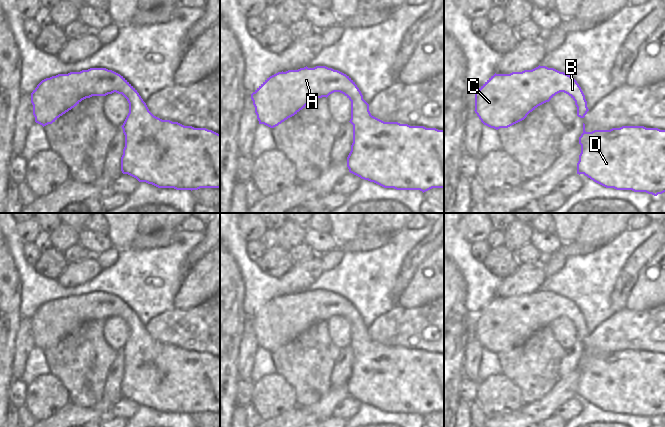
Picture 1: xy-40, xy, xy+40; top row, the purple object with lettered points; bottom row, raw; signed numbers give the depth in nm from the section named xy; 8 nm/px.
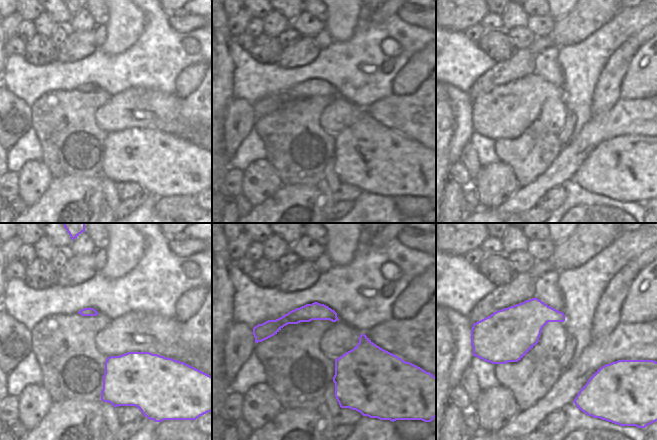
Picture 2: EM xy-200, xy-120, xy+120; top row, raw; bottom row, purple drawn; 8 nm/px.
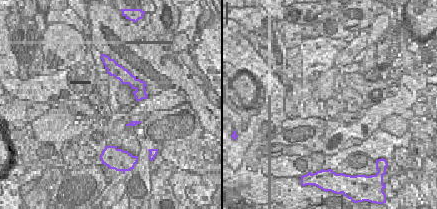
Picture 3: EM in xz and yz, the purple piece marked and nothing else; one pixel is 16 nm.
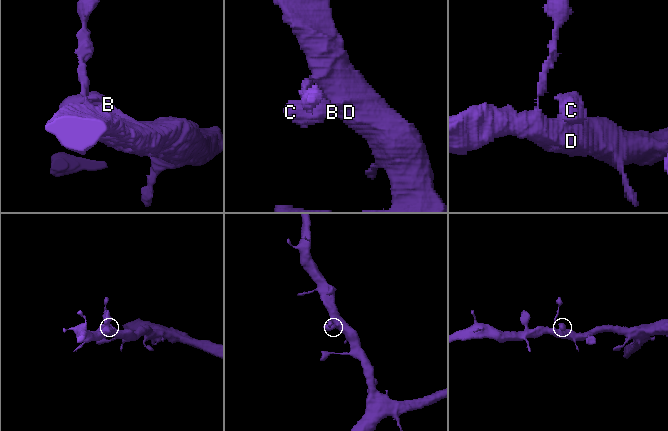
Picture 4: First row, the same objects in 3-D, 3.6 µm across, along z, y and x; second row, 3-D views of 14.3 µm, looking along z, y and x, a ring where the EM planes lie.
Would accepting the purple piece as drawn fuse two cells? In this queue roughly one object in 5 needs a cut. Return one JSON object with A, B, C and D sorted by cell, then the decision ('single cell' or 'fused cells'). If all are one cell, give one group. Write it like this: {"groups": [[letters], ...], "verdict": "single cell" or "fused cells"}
{"groups": [["A", "B", "C", "D"]], "verdict": "single cell"}

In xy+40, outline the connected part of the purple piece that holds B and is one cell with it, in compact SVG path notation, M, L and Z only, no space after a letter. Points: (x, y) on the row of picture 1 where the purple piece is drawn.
M540 65L522 72L495 73L475 92L474 111L484 125L496 130L508 128L524 120L530 112L549 102L560 92L568 94L575 101L577 116L584 118L589 109L585 95L577 81L564 72Z

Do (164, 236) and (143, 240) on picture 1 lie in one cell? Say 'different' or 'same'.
same

